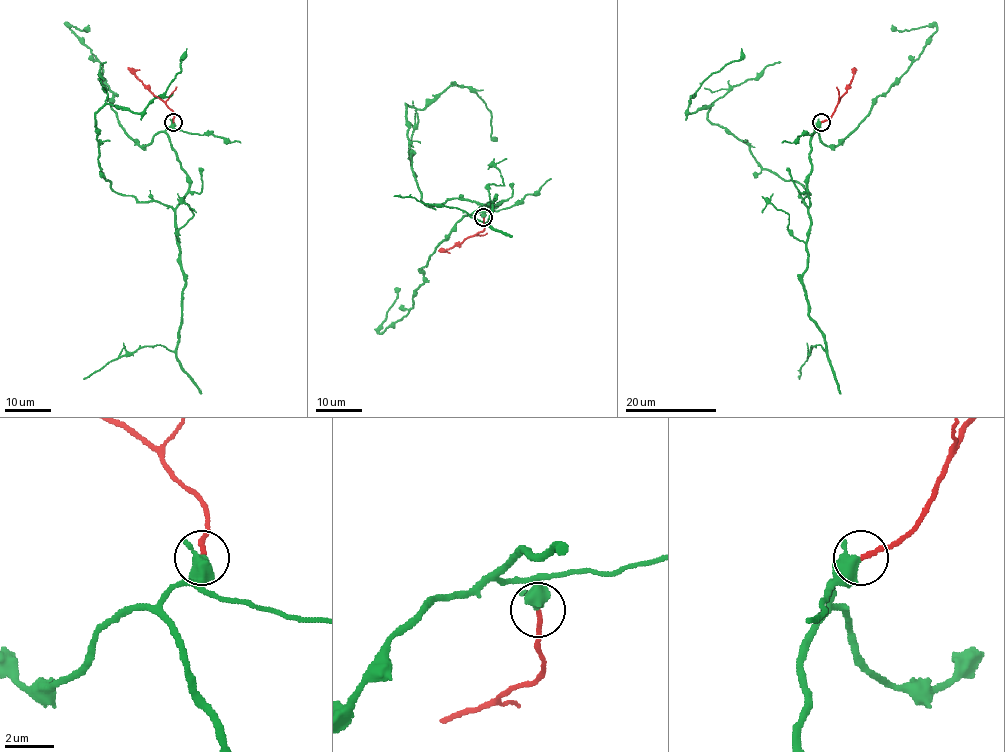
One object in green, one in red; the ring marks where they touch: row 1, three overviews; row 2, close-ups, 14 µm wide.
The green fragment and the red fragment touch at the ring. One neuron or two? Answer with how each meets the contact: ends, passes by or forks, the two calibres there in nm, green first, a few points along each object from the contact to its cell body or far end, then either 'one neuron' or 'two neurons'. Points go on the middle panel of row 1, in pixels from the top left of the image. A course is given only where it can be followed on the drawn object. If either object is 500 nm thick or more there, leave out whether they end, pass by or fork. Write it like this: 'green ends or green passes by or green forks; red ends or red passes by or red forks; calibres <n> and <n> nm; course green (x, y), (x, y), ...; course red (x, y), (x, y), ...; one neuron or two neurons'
green passes by; red ends; calibres 360 and 180 nm; course green (483, 217), (480, 207), (499, 204), (421, 200), (405, 104), (426, 108), (463, 85), (484, 102), (497, 137); course red (483, 217), (482, 231), (449, 249), (439, 250); one neuron

